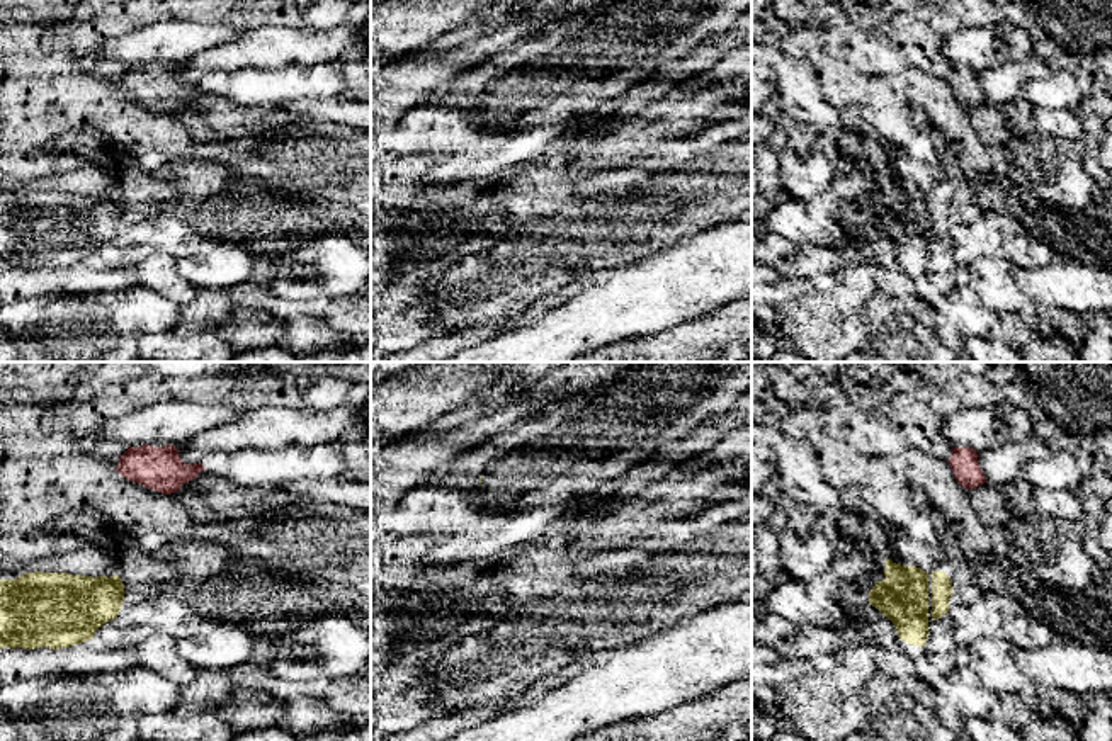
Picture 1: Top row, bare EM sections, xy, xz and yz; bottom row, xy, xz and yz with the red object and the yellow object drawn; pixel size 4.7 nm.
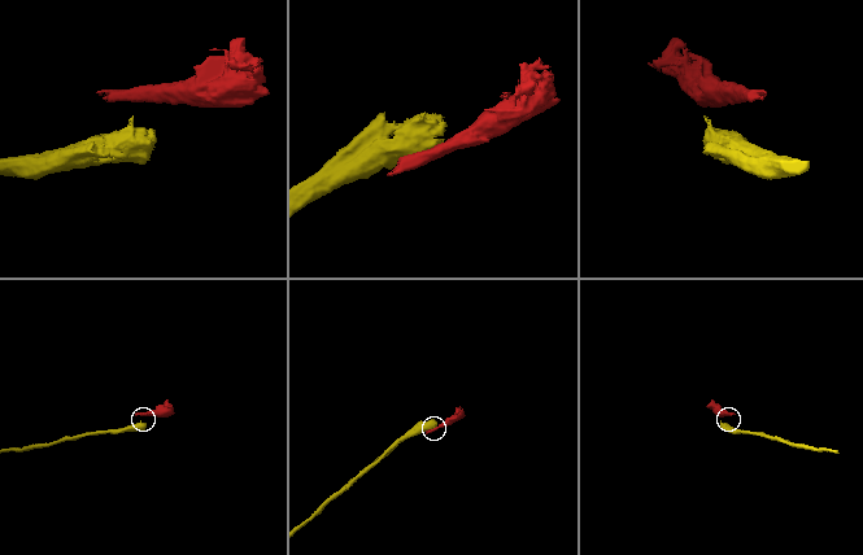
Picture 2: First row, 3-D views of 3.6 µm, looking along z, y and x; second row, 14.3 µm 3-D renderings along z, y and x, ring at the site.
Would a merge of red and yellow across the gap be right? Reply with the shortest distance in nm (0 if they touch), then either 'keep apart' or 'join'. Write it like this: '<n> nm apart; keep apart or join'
400 nm apart; keep apart

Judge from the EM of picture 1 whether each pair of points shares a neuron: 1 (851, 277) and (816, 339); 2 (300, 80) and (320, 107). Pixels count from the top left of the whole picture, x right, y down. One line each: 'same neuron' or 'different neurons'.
1: same neuron
2: different neurons

